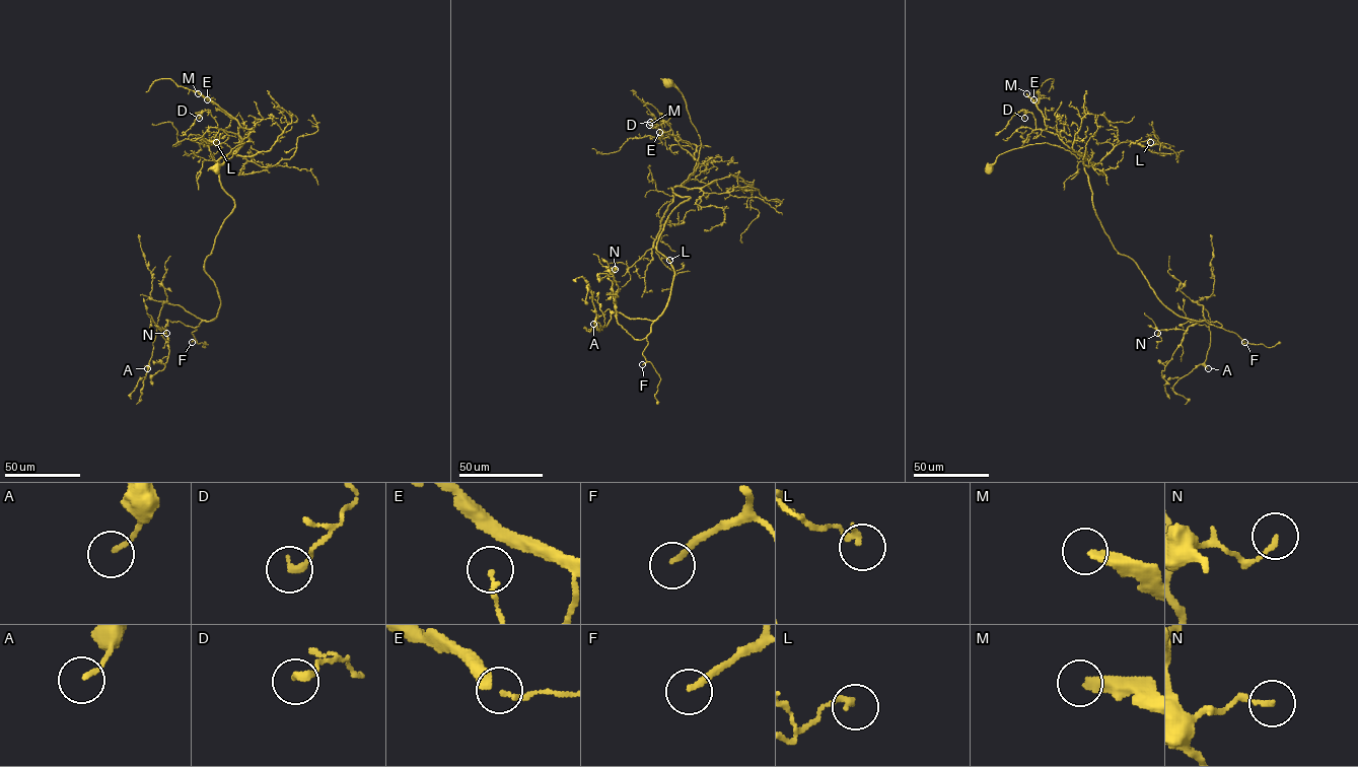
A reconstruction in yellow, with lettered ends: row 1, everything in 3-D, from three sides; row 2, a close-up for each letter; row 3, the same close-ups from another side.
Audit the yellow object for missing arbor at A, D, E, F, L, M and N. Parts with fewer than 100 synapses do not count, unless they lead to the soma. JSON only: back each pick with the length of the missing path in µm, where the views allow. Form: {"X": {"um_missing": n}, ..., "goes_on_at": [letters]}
{"F": {"um_missing": 100}, "M": {"um_missing": 70}, "goes_on_at": ["F", "M"]}

